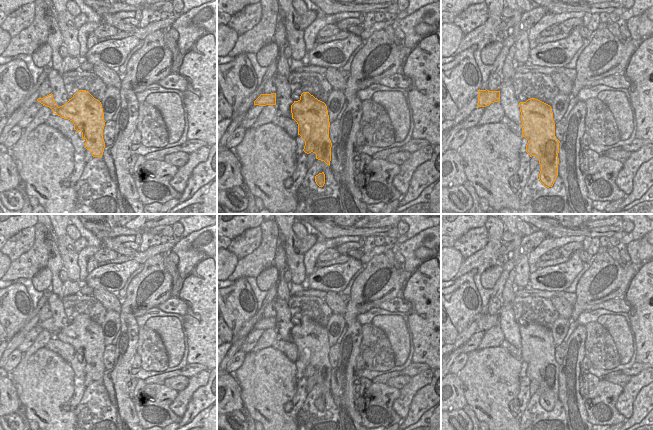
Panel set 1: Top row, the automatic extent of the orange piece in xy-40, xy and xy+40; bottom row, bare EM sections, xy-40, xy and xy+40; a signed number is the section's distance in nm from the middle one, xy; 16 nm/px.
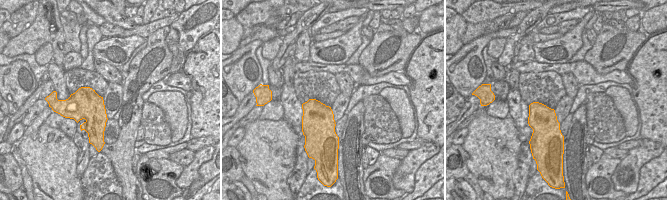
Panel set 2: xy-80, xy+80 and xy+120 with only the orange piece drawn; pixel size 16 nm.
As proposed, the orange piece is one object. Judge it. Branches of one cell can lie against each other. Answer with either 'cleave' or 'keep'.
keep

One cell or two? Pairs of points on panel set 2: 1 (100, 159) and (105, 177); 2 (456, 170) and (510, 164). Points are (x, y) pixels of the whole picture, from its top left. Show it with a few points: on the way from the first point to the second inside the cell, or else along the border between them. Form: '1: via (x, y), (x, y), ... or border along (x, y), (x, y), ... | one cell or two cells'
1: via (100, 163), (101, 173) | one cell
2: border along (461, 146), (468, 156), (466, 167), (469, 171) | two cells

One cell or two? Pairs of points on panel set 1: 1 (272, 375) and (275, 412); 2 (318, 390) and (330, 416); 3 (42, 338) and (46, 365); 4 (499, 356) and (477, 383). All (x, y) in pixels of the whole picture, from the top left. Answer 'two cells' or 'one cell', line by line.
1: one cell
2: one cell
3: two cells
4: one cell

